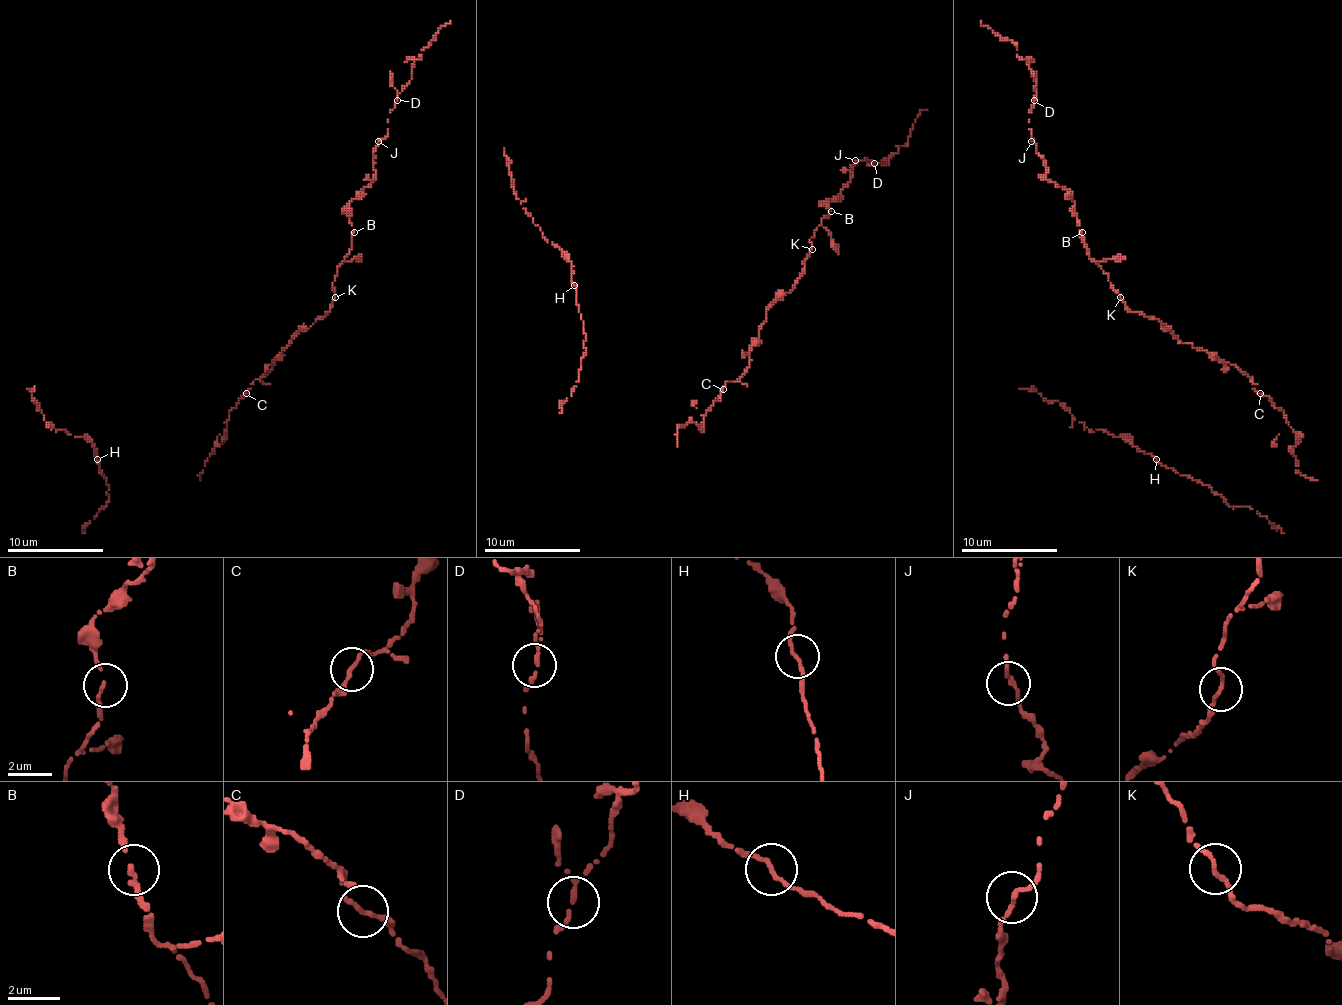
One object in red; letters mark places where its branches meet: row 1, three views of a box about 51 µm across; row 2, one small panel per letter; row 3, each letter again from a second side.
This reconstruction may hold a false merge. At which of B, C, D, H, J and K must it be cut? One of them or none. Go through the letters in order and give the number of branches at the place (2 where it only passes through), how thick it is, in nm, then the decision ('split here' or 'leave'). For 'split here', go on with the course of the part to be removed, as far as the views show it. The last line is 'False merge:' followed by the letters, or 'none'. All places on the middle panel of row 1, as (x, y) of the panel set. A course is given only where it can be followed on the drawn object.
B: branches 2; calibre 180 nm; leave
C: branches 2; calibre 190 nm; leave
D: branches 2; calibre 190 nm; leave
H: branches 2; calibre 180 nm; leave
J: branches 2; calibre 180 nm; leave
K: branches 2; calibre 180 nm; leave
False merge: none

